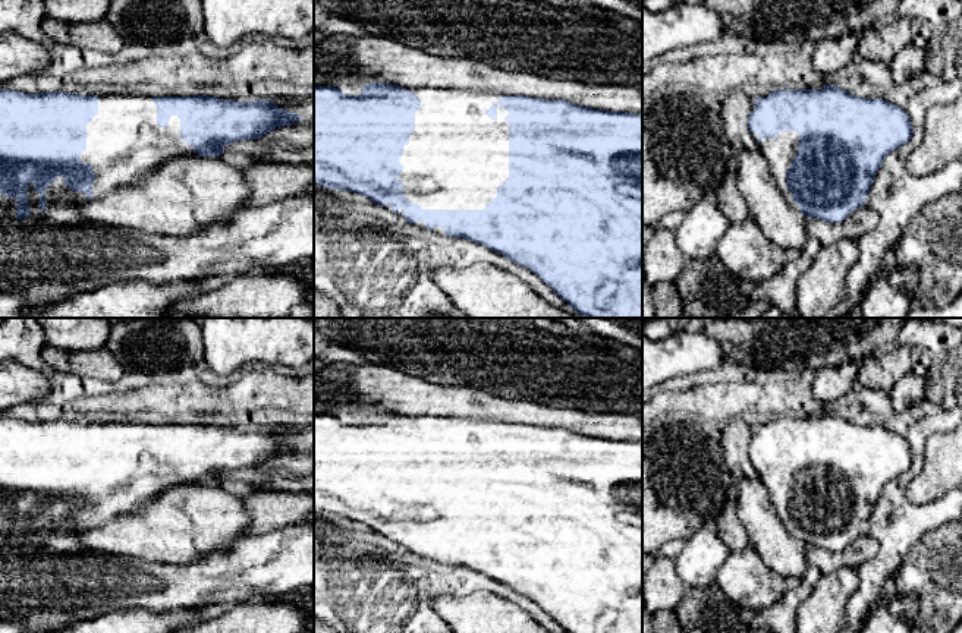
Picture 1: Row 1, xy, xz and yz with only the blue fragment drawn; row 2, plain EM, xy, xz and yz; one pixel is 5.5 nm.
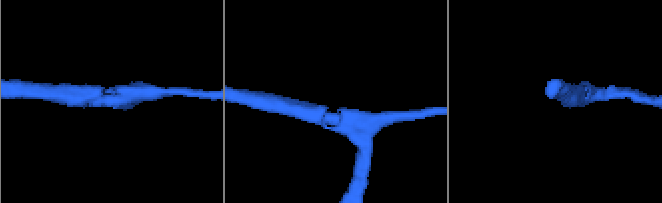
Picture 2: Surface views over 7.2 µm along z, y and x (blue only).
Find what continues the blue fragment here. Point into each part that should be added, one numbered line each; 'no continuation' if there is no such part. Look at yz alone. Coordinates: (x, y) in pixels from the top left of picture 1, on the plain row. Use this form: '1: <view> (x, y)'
1: yz (779, 479)

